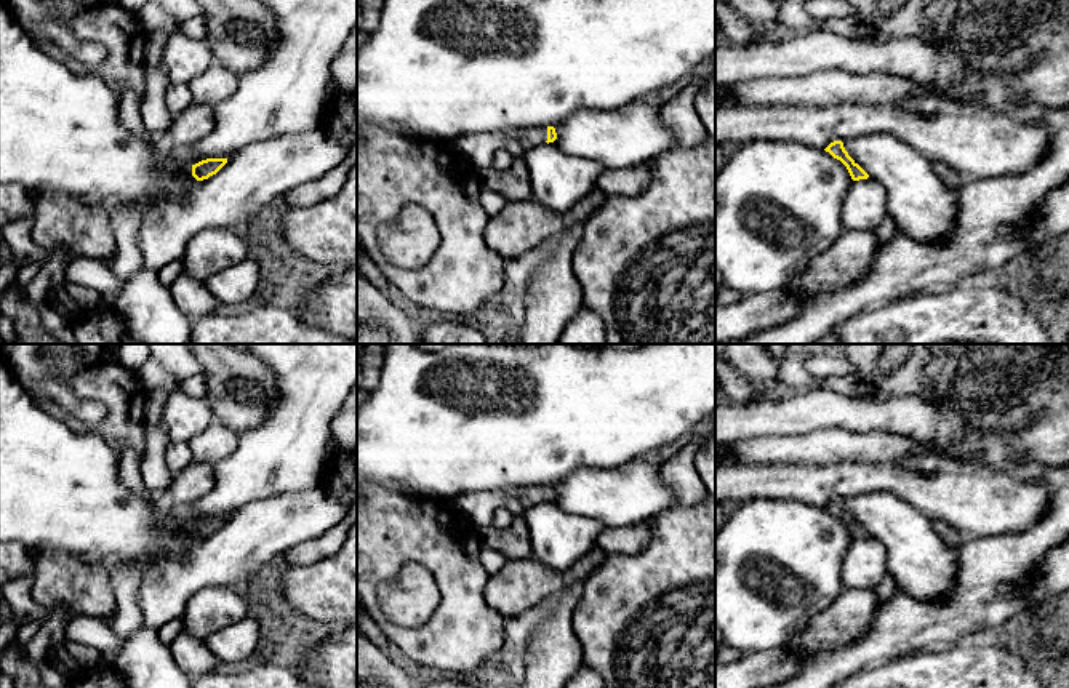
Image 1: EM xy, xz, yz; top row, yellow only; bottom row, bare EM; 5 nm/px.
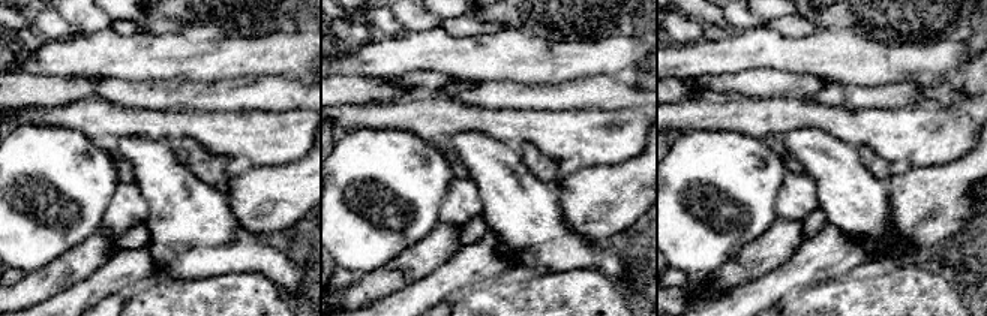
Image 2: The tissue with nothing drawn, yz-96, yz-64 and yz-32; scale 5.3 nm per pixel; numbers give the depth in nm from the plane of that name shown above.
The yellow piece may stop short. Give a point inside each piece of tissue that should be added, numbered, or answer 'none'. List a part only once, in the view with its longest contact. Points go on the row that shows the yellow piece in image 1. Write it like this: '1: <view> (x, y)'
1: xz (527, 138)

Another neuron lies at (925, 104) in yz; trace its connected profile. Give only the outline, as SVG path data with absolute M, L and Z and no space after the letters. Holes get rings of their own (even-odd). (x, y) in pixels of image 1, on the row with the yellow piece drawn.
M920 96L920 98L903 98L893 102L901 109L915 110L920 114L936 114L946 110L978 110L979 104L971 98L960 98L957 101L949 101L939 96Z

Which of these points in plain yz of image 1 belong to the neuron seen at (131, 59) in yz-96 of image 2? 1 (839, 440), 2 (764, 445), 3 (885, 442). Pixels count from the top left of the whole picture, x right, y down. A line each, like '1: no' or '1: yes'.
1: no
2: no
3: no

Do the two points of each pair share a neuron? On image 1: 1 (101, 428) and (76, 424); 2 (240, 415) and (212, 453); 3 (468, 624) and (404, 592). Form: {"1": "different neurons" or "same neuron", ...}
{"1": "same neuron", "2": "different neurons", "3": "different neurons"}

